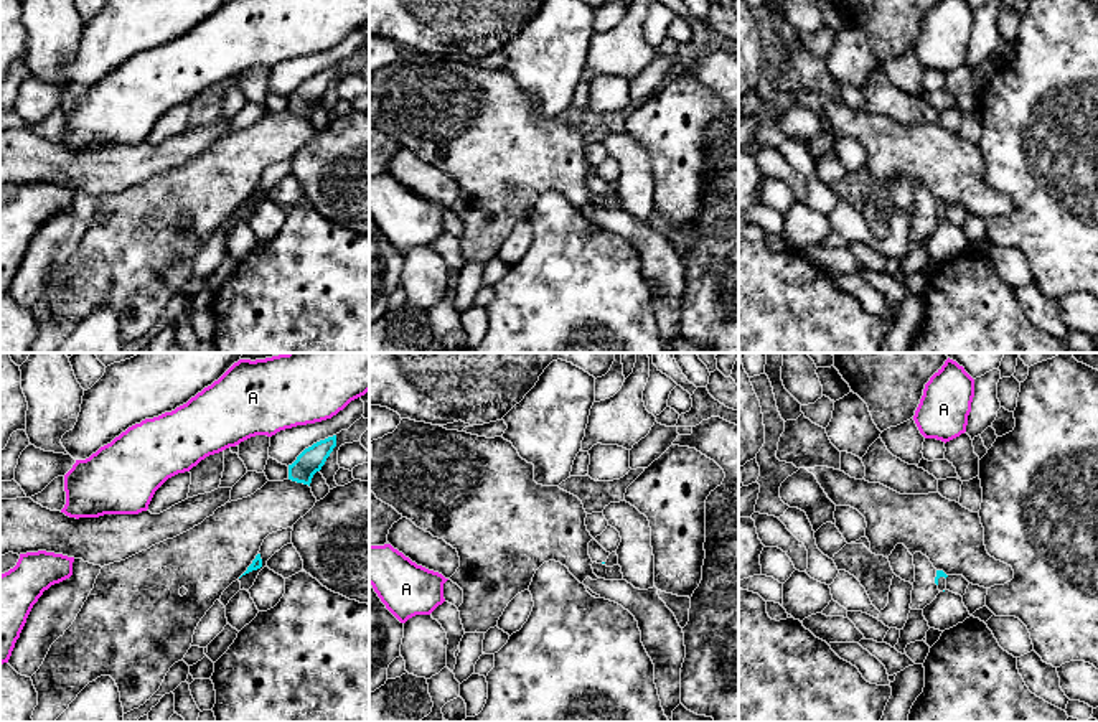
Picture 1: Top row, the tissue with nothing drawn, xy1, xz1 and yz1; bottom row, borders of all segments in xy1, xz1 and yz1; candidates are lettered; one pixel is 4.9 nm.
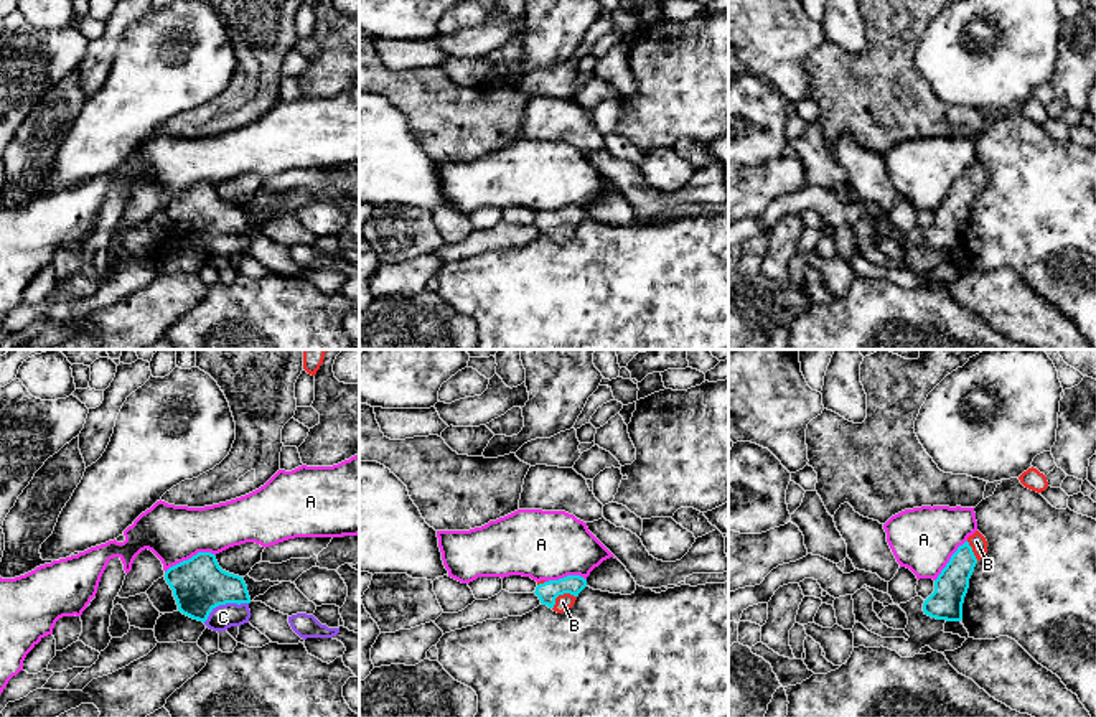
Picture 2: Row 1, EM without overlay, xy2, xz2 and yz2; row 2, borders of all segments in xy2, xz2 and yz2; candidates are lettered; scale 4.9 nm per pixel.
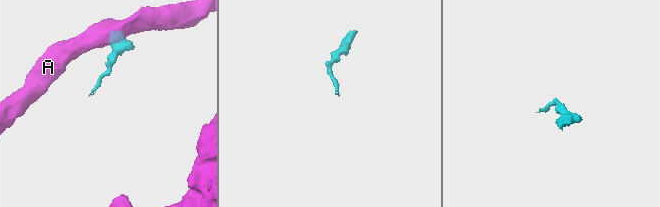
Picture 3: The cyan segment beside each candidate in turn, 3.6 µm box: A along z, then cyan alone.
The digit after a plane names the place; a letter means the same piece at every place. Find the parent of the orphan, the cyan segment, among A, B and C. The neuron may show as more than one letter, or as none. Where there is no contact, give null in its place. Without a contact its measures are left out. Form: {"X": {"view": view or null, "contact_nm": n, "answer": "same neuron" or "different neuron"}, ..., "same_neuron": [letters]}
{"A": {"view": "xy2", "contact_nm": 260, "answer": "different neuron"}, "B": {"view": "xz2", "contact_nm": 140, "answer": "same neuron"}, "C": {"view": "xy2", "contact_nm": 240, "answer": "different neuron"}, "same_neuron": ["B"]}

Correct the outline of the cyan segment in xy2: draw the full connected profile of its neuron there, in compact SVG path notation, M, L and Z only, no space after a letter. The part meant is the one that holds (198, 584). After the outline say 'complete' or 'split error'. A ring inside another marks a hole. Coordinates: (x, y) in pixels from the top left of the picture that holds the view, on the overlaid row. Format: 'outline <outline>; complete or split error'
outline M198 552L165 572L178 612L206 621L209 613L226 603L251 603L242 577L222 570L211 552Z; complete

